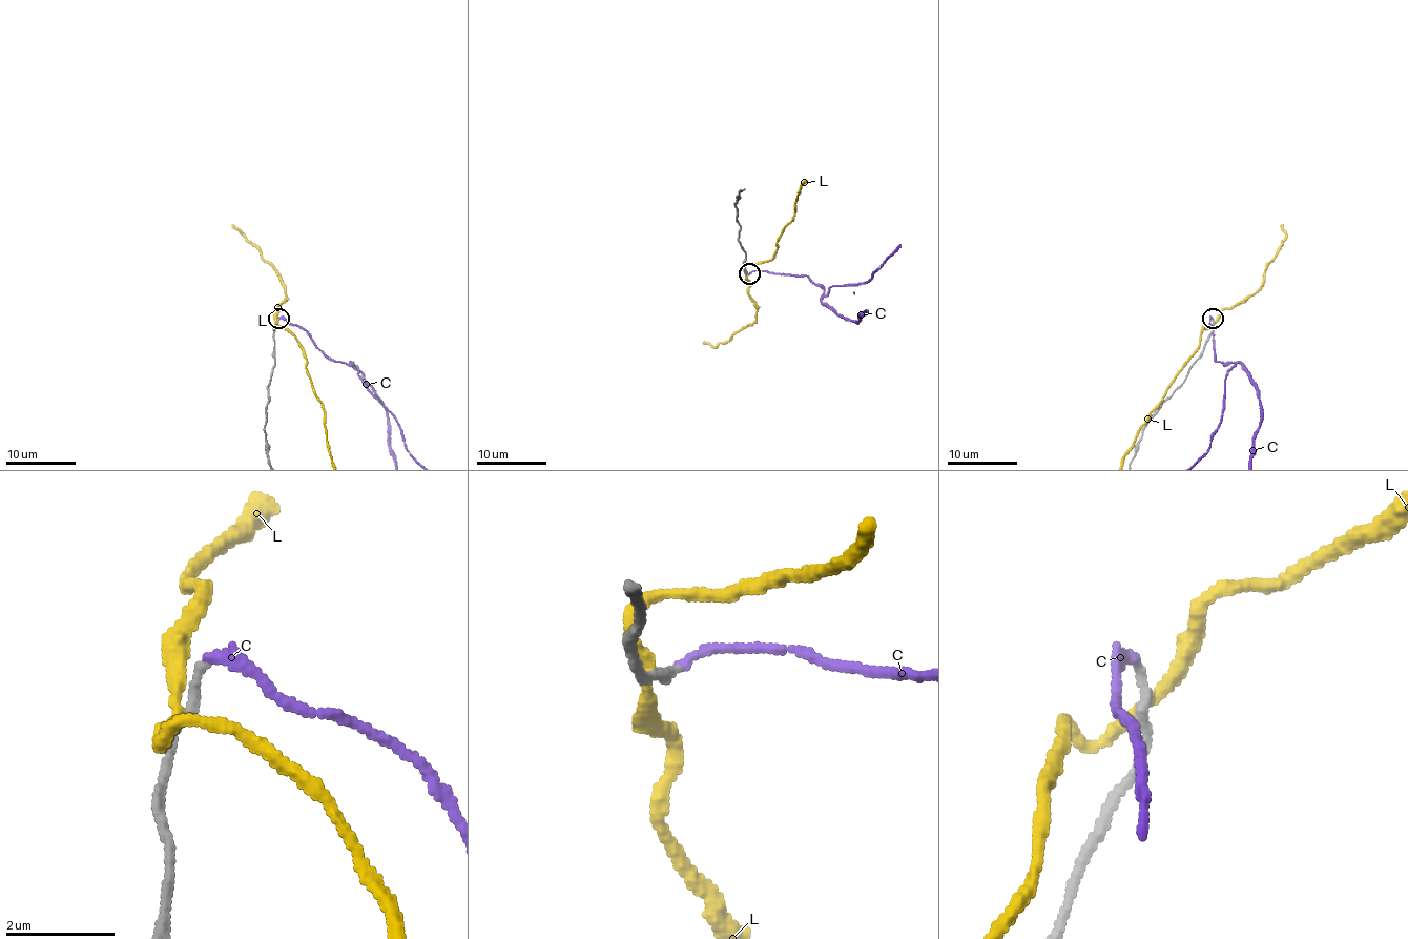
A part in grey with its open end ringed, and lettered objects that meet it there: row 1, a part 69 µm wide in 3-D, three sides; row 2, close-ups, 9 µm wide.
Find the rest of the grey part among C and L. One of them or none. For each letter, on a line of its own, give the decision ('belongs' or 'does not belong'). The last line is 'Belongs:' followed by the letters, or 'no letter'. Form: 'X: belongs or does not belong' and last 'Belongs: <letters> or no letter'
C: belongs
L: does not belong
Belongs: C

